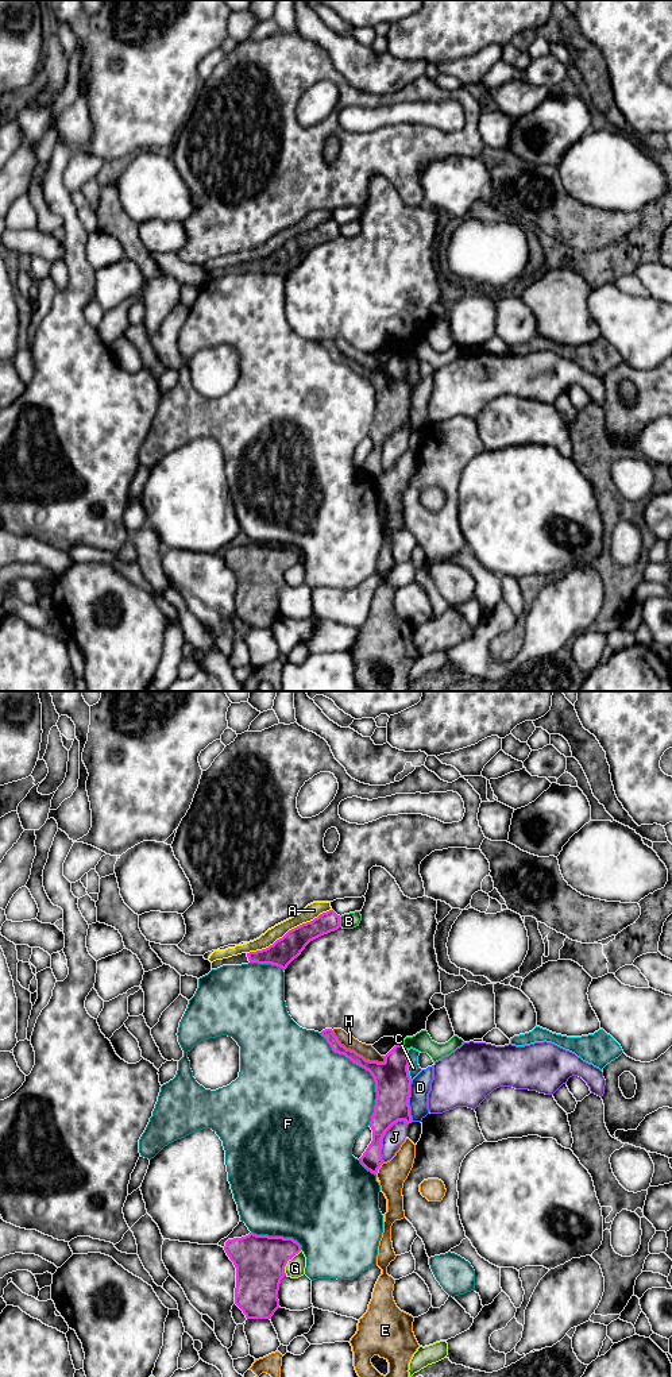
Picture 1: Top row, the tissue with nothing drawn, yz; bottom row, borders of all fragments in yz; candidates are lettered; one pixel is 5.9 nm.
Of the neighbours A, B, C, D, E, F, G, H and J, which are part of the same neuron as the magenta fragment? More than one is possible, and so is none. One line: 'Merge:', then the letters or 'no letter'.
Merge: no letter

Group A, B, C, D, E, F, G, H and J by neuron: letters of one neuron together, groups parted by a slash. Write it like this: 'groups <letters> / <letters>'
groups A H / B D / C / E / F / G / J

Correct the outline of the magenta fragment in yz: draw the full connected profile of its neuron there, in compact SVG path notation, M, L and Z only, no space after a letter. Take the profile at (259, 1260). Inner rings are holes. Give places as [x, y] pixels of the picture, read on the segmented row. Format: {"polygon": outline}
{"polygon": "M256 1235L228 1239L224 1250L236 1268L235 1304L247 1319L271 1319L289 1260L301 1251L293 1238Z"}

